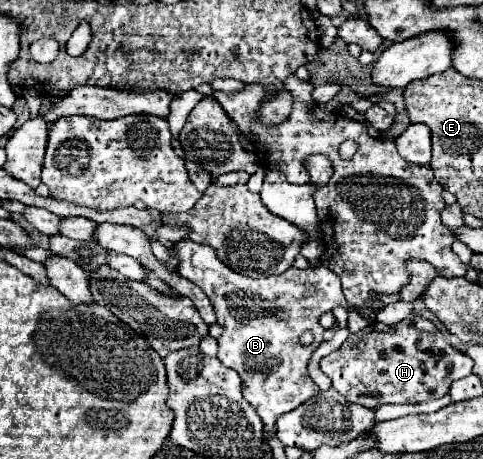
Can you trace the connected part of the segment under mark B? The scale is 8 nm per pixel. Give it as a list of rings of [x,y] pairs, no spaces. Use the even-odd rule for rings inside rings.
[[[181,240],[173,250],[179,258],[179,274],[207,294],[215,308],[217,322],[223,326],[217,338],[217,358],[241,376],[243,396],[263,420],[263,436],[275,436],[277,418],[319,392],[319,386],[307,374],[307,362],[323,340],[323,328],[319,324],[321,314],[337,306],[349,308],[341,290],[341,280],[323,266],[307,270],[291,266],[279,276],[249,278],[219,262],[211,246]],[[303,332],[313,334],[309,346],[303,346],[299,340]]]

